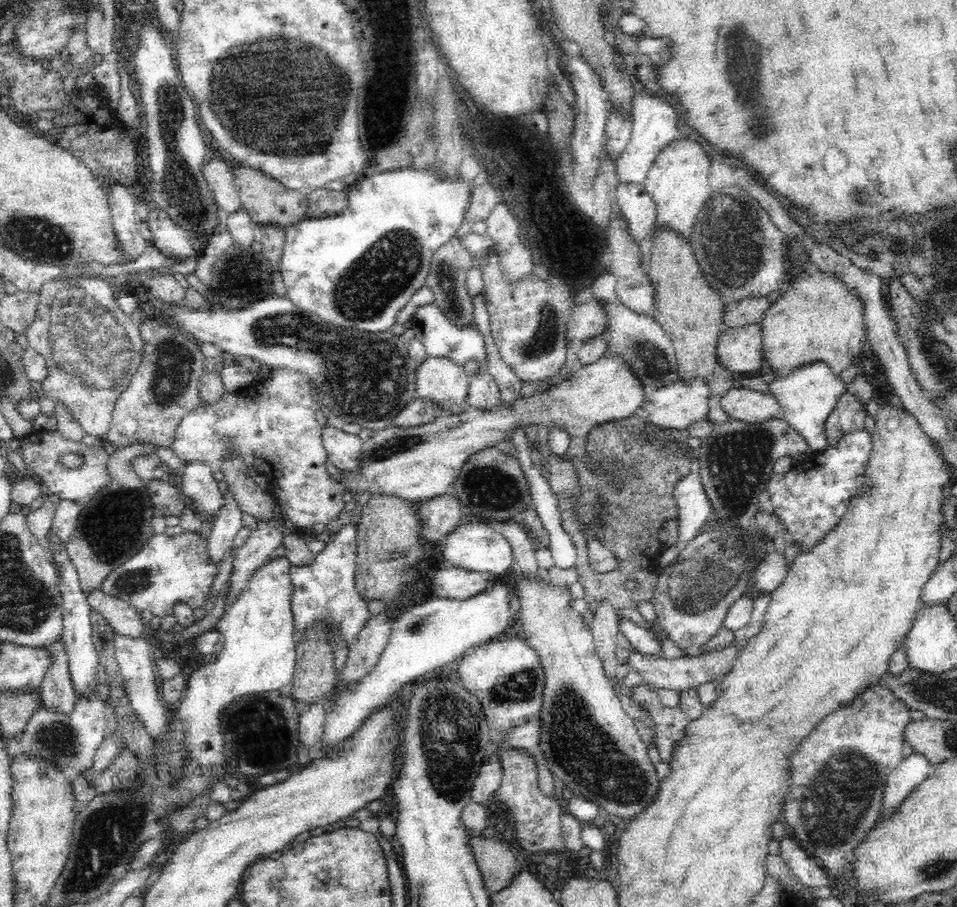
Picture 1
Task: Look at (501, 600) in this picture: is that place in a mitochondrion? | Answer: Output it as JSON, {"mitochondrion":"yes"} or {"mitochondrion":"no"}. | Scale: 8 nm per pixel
{"mitochondrion":"no"}

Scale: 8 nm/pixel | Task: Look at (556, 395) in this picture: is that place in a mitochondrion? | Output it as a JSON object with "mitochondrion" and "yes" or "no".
{"mitochondrion":"no"}

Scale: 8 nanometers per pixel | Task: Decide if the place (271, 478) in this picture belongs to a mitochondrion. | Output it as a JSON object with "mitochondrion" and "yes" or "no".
{"mitochondrion":"no"}

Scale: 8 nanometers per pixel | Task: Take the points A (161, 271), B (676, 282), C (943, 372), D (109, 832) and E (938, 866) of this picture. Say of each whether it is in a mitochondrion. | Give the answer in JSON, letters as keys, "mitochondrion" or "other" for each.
{"A":"other","B":"other","C":"mitochondrion","D":"mitochondrion","E":"mitochondrion"}

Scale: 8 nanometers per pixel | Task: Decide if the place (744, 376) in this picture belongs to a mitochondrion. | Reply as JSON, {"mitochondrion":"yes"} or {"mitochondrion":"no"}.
{"mitochondrion":"no"}

